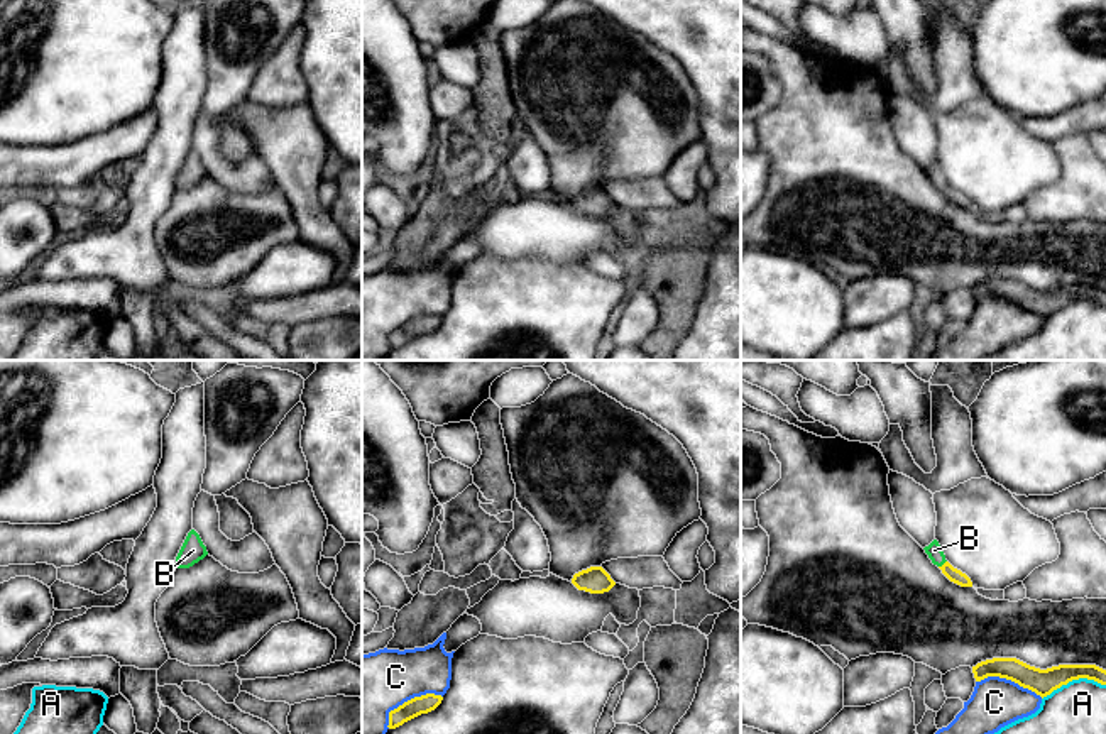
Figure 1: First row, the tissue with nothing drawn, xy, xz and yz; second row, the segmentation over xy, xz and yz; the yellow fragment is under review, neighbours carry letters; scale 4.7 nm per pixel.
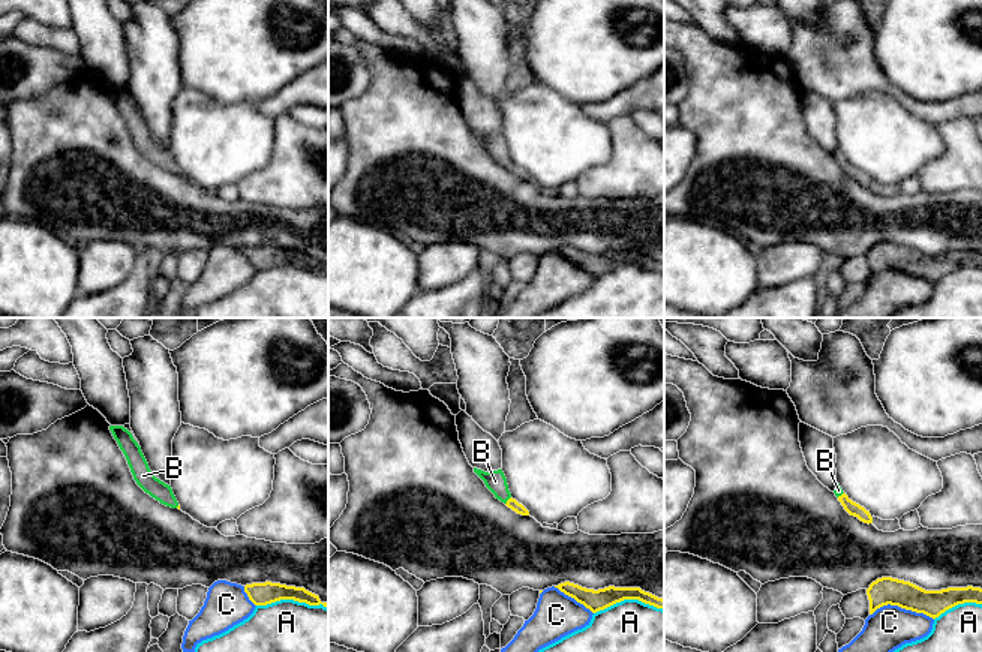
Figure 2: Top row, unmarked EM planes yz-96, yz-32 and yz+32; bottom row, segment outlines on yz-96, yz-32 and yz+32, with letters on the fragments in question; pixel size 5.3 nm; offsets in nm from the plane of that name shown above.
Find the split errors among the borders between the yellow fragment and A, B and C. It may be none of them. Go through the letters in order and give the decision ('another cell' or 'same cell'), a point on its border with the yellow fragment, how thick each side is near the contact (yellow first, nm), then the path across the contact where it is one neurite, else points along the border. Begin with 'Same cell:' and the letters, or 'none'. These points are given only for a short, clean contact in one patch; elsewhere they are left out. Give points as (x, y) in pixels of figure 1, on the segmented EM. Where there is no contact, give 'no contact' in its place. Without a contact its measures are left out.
Same cell: B
A: another cell | yz (1073, 679) | 120/260 nm
B: same cell | yz (944, 564) | 70/70 nm | across yz (952, 574), (944, 564), (934, 550)
C: another cell | xz (408, 701) | 90/340 nm

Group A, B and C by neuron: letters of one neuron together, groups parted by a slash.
A / B / C

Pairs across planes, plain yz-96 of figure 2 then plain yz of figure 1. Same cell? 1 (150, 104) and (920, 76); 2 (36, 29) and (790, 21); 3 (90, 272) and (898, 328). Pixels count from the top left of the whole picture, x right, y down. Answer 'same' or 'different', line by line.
1: same
2: different
3: different

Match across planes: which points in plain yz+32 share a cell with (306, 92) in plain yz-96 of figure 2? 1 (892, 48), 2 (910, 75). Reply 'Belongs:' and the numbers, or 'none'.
Belongs: none

